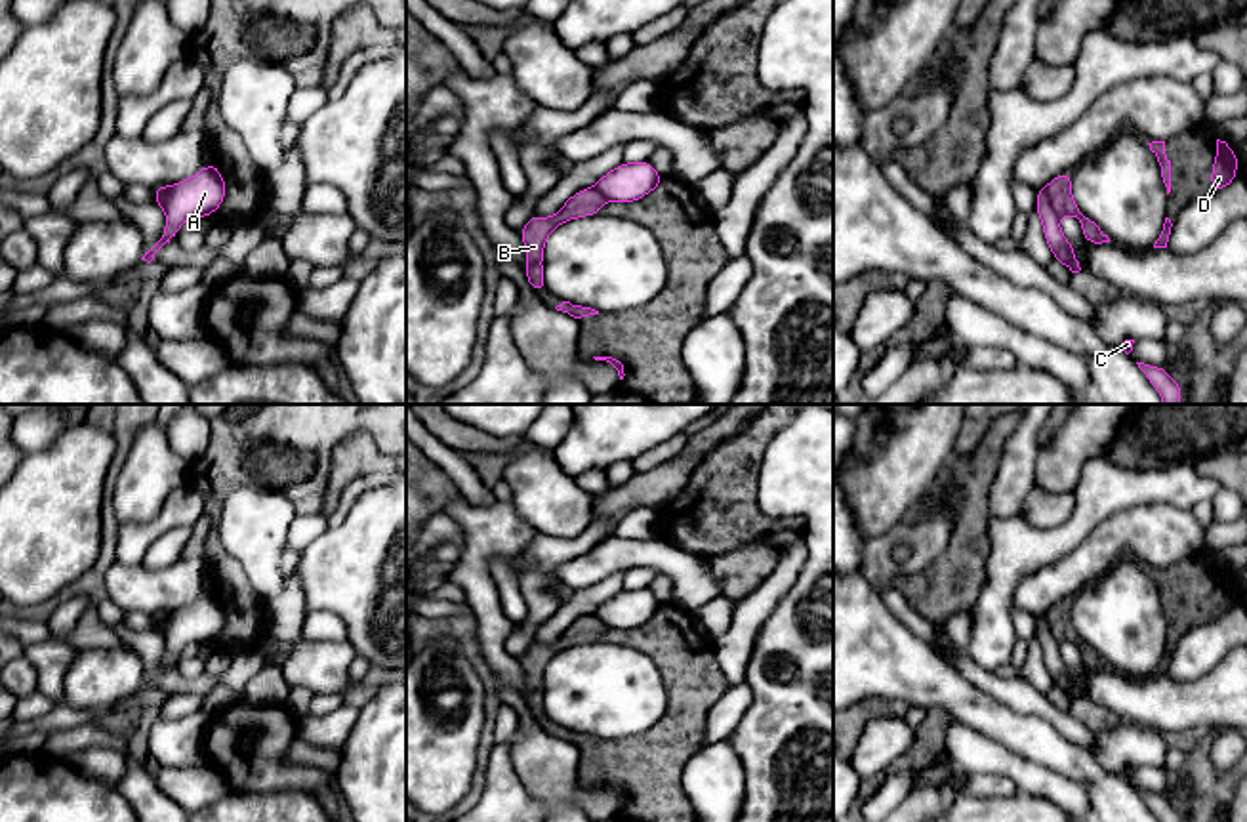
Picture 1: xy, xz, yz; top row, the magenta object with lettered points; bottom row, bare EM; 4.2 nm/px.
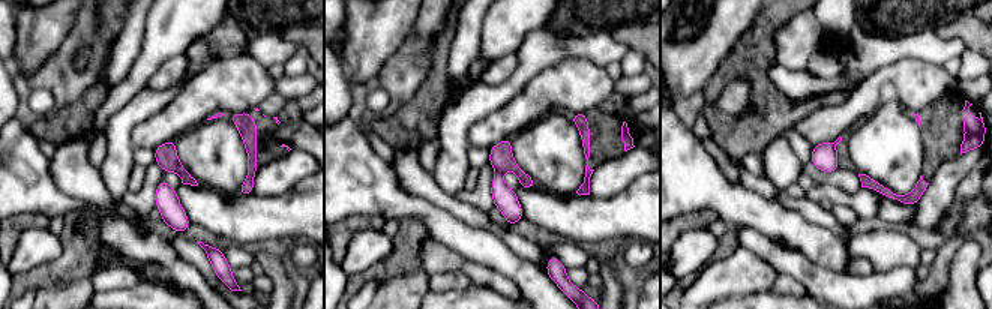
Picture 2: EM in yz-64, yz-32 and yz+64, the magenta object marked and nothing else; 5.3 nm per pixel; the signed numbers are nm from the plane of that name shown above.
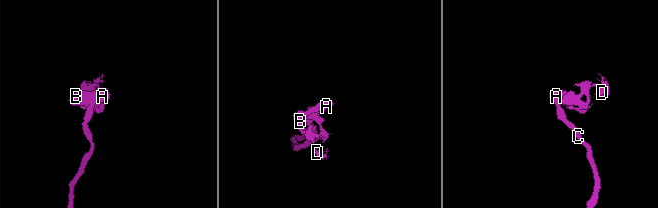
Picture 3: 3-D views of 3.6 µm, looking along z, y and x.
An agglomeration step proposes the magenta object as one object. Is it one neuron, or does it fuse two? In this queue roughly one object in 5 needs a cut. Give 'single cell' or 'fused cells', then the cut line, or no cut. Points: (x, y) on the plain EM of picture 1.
fused cells; cut yz (1043, 615), (1051, 636), (1059, 643)

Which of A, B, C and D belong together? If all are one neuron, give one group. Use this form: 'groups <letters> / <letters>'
groups A C / B D

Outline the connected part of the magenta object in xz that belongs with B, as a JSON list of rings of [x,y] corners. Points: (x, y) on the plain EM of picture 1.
[[[595,614],[582,616],[574,624],[570,624],[555,643],[538,645],[534,641],[528,650],[519,658],[522,669],[526,671],[526,708],[538,721],[547,717],[543,708],[542,685],[549,660],[568,647],[599,643],[604,627],[604,622],[601,622]]]

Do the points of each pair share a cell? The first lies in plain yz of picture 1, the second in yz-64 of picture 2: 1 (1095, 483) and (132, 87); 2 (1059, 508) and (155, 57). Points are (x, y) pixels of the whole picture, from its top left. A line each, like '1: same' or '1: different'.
1: different
2: different

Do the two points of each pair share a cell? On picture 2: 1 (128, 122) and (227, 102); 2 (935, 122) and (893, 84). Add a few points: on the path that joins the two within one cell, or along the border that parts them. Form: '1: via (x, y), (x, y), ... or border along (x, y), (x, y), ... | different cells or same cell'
1: border along (176, 95), (134, 128), (131, 134), (134, 147) | different cells
2: border along (952, 90), (947, 90), (919, 113) | different cells

